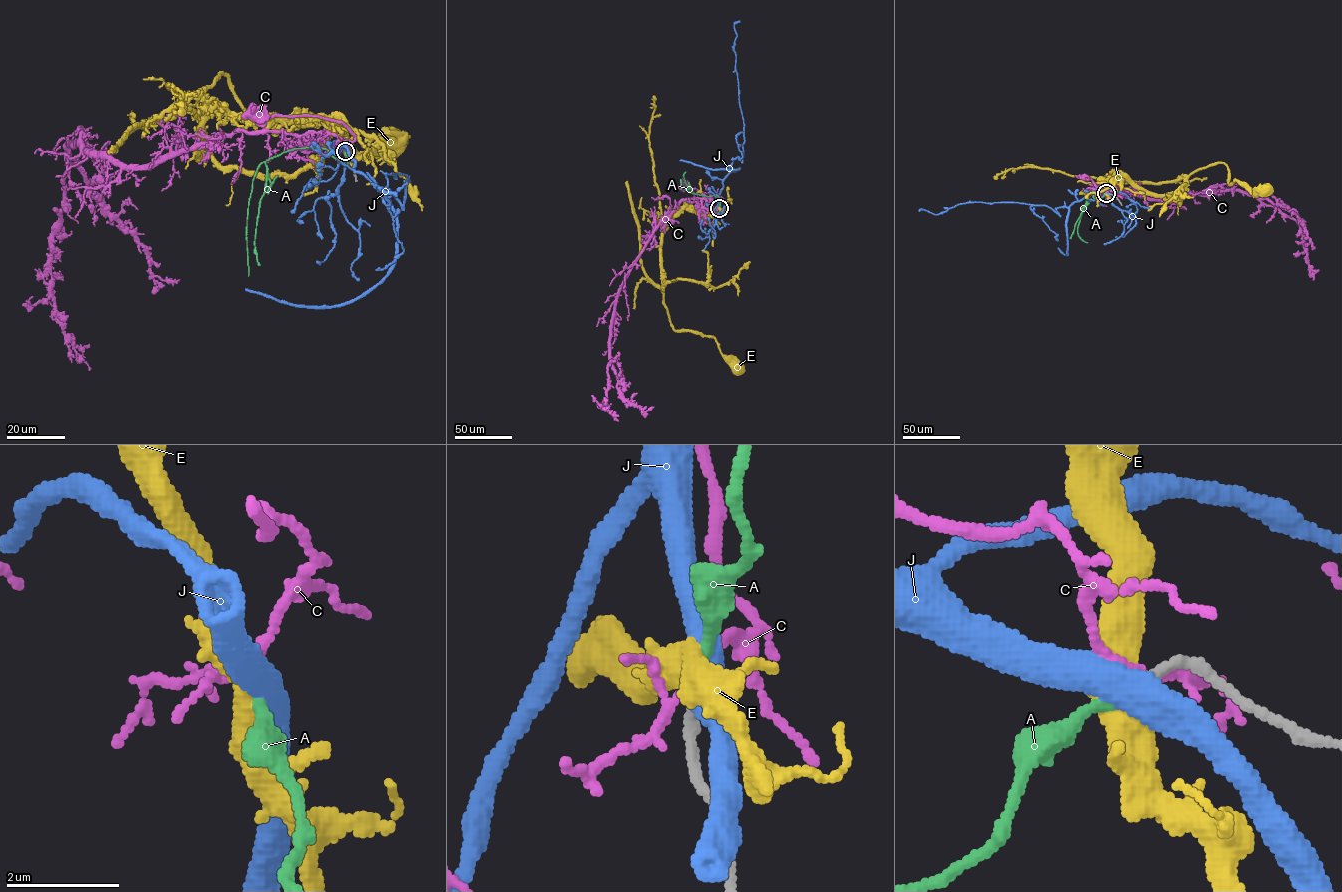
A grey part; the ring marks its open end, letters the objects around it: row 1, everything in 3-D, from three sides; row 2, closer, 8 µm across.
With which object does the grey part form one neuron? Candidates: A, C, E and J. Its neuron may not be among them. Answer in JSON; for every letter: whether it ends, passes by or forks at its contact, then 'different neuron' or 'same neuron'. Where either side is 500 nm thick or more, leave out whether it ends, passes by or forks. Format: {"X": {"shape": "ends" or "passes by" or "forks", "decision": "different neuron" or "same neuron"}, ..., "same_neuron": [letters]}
{"A": {"shape": "ends", "decision": "same neuron"}, "C": {"shape": "forks", "decision": "different neuron"}, "E": {"decision": "different neuron"}, "J": {"decision": "different neuron"}, "same_neuron": ["A"]}

